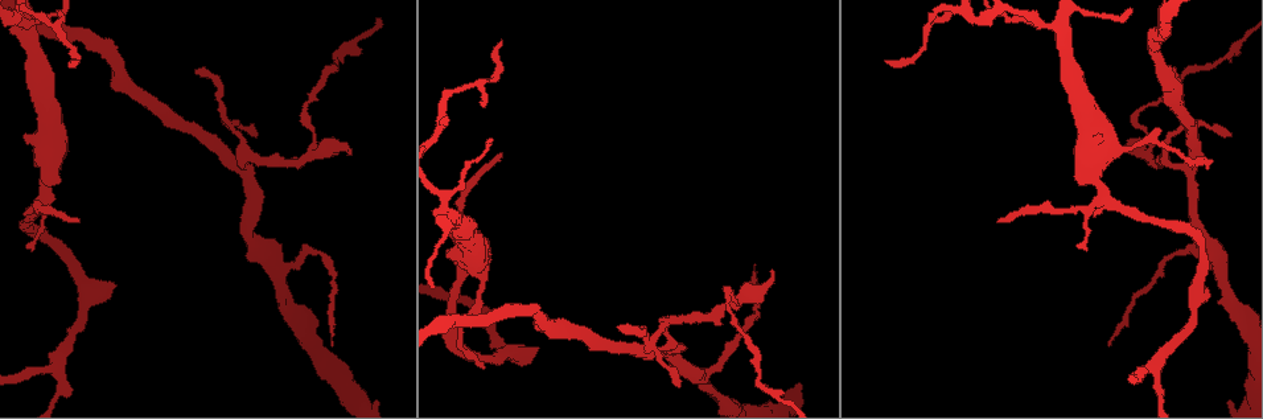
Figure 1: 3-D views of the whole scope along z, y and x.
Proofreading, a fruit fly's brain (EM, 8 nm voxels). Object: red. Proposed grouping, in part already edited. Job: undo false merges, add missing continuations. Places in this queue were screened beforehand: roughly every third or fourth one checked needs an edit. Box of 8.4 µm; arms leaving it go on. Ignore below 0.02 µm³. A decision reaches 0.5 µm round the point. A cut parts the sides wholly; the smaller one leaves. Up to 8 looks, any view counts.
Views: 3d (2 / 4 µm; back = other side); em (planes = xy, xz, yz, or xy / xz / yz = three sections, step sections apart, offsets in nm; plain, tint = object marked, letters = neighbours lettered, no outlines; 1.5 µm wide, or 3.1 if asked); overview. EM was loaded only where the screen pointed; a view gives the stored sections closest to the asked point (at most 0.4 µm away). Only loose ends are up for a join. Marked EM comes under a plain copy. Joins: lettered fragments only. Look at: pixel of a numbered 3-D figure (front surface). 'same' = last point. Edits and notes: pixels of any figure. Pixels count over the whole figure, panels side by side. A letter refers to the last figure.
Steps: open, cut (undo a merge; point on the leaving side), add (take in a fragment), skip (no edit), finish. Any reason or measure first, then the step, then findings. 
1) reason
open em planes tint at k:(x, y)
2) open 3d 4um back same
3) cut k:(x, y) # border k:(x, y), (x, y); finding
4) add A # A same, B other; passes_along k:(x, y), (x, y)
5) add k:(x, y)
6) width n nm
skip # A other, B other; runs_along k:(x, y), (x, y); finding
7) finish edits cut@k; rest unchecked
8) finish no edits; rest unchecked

calibre changes
open em xy step 4 tint at 1:(1139, 143)

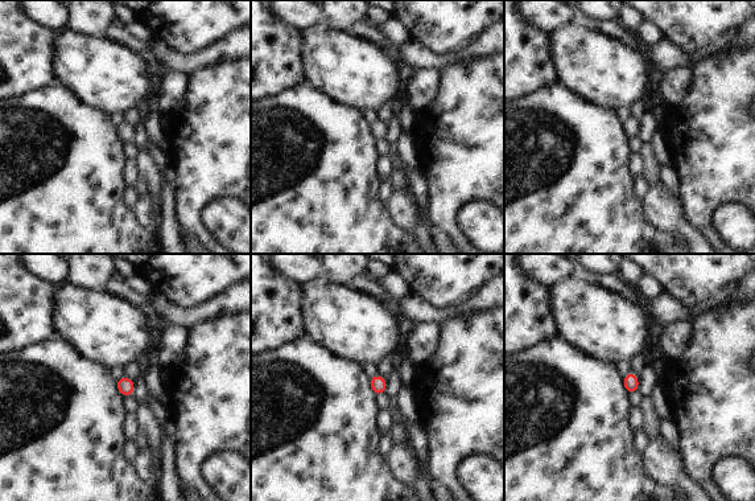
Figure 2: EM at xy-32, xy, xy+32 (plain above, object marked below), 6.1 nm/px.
another direction
open em planes letters same

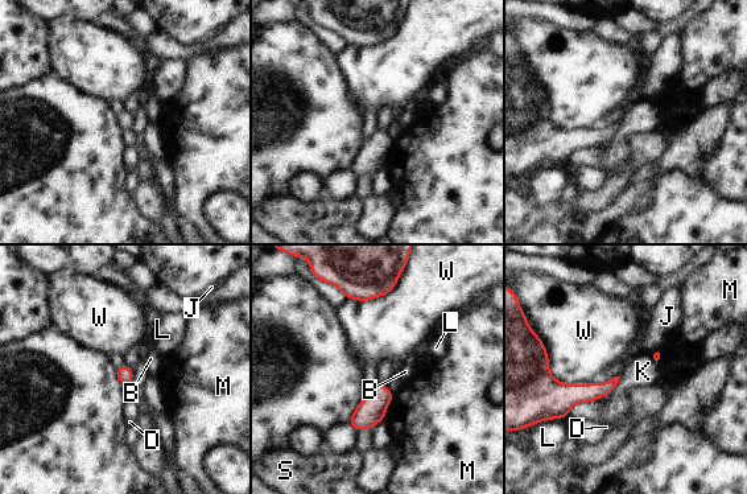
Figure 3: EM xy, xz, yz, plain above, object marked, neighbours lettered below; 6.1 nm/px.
skip # B other, D other, J other, K other, L other, M other, S other, W other; border 3:(620, 377), (565, 416); continuous, no second neuron

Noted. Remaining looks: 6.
thin end
open em planes letters at 1:(501, 155)

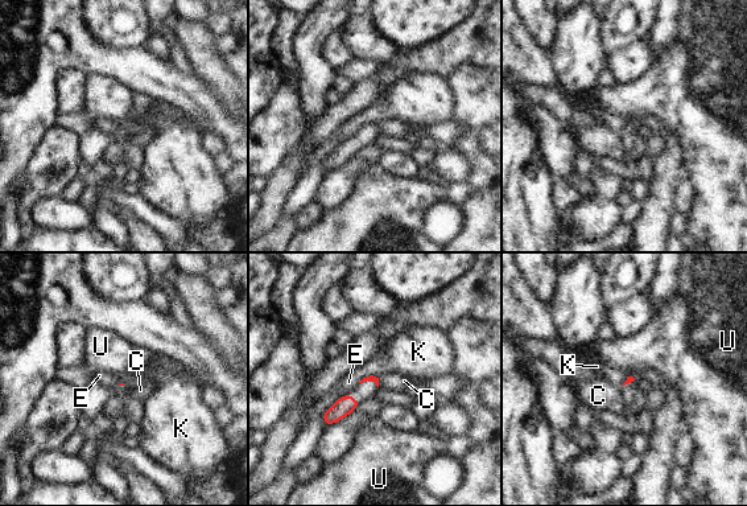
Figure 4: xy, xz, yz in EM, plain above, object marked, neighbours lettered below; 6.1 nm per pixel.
skip # C other, E other, K other, U other; none of them fits

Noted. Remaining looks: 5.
abrupt turn
open 3d 2um at 1:(311, 153)

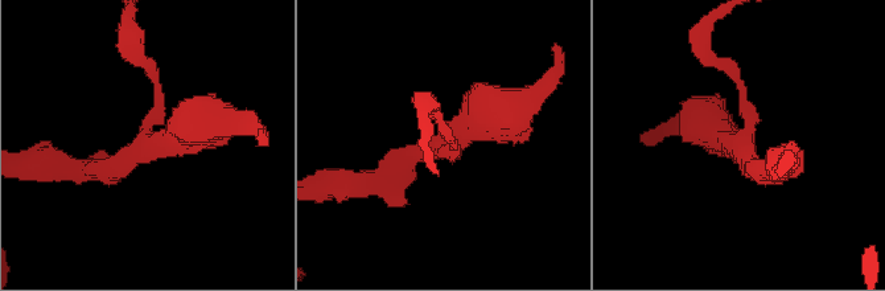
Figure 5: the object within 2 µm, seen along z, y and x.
shape alone is not enough
open em xy step 4 tint at 5:(446, 145)

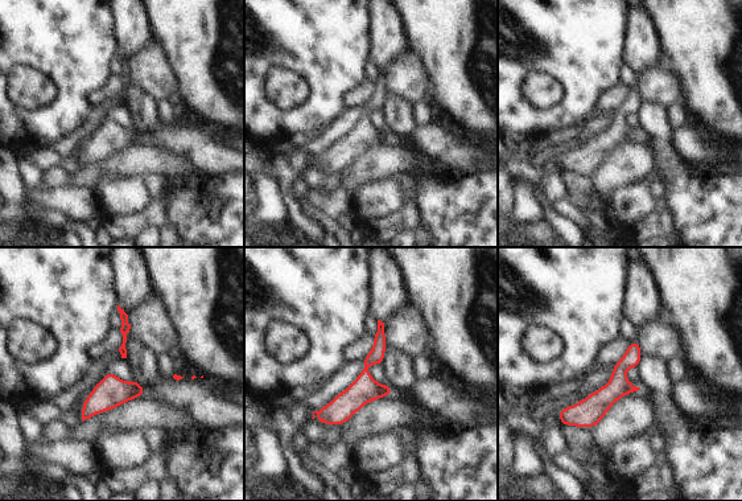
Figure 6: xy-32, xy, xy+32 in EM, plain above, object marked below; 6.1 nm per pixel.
another direction
open em planes letters same

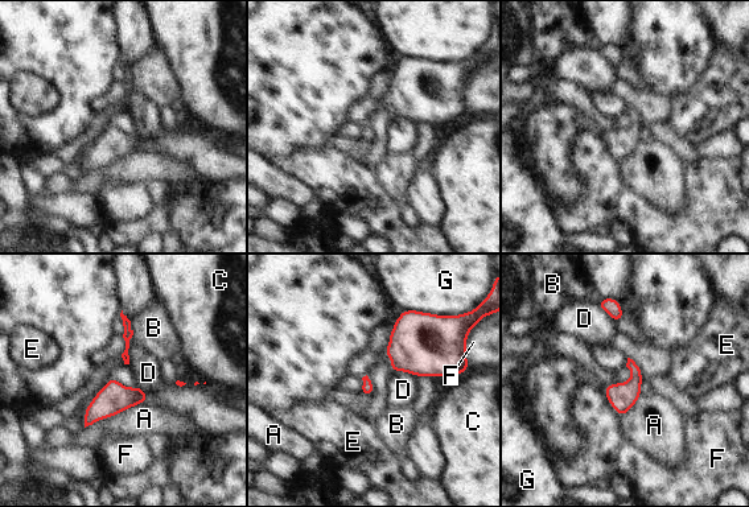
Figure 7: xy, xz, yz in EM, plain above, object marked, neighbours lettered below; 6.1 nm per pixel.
width 80 nm
skip # A other, B other, C other, D other, E other, F other, G other; border 7:(132, 334), (128, 342), (128, 363); one neuron here

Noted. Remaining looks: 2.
finish no edits; rest unchecked

